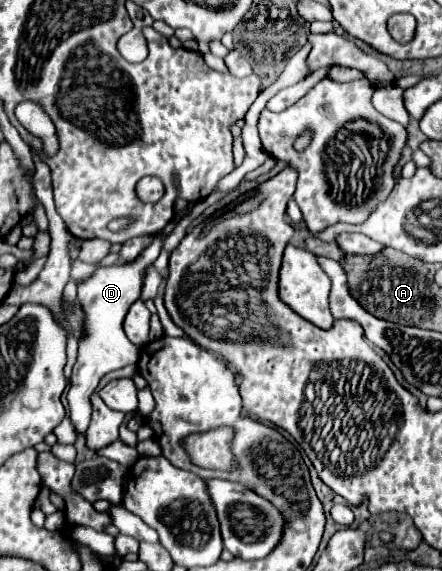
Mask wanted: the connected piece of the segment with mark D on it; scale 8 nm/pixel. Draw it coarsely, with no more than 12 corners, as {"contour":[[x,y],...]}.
{"contour":[[162,249],[98,267],[78,285],[86,313],[68,403],[78,435],[100,379],[134,365],[122,321]]}

